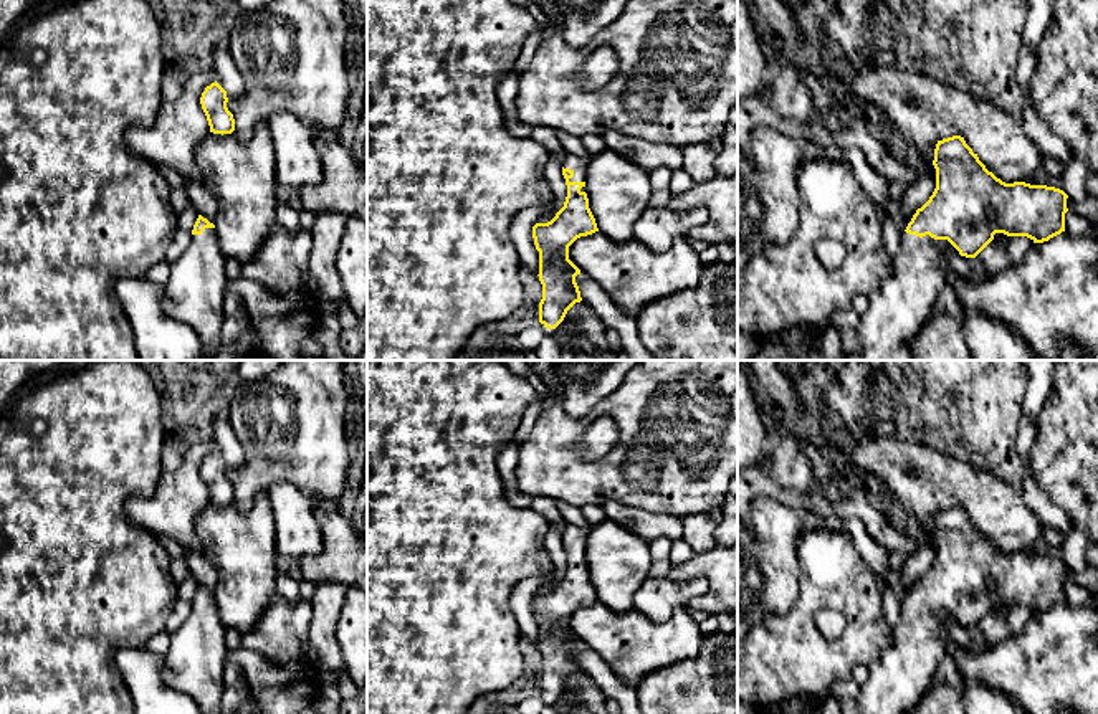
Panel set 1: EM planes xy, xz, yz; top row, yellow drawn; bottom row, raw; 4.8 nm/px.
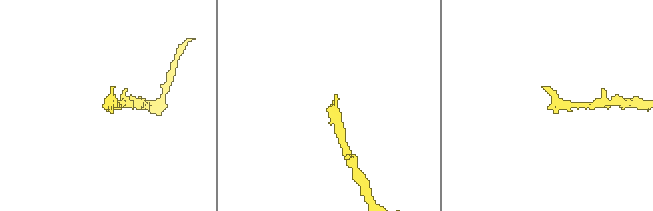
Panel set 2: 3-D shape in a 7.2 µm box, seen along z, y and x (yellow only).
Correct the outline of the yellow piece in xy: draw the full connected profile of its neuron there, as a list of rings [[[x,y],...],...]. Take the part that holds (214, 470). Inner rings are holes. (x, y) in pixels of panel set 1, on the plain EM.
[[[228,416],[205,418],[208,436],[215,441],[217,451],[205,458],[200,468],[202,479],[207,486],[210,502],[232,504],[235,501],[233,484],[227,473],[245,463],[245,451],[238,441]]]

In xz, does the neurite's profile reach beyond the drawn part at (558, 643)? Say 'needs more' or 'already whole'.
needs more

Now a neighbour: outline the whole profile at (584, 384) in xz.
[[[551,360],[551,374],[561,385],[562,408],[582,418],[625,380],[640,360]]]

